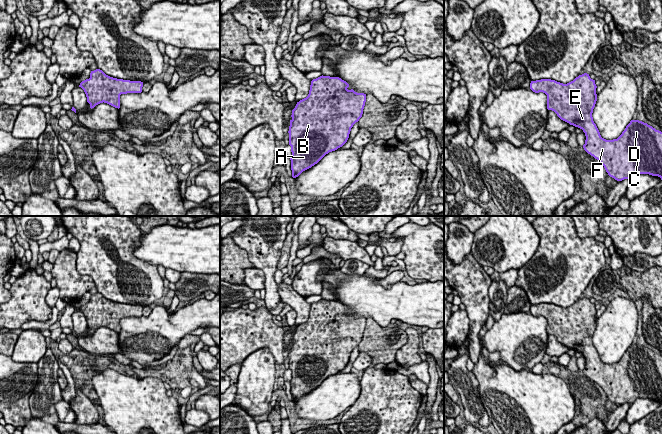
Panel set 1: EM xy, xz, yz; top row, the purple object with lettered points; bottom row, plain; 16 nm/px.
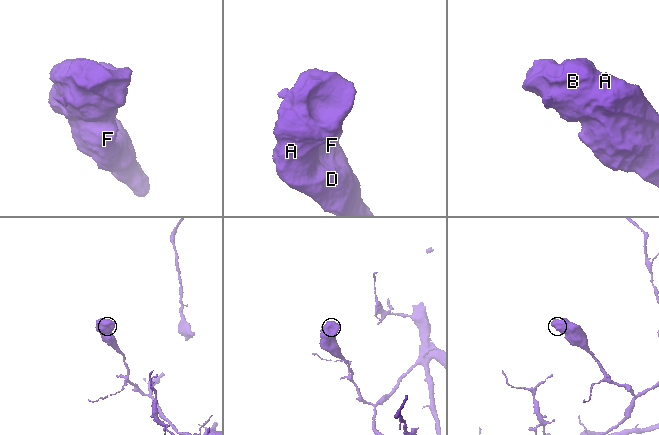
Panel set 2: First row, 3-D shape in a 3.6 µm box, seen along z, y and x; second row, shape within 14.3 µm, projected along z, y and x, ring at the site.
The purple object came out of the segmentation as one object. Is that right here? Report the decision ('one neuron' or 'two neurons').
one neuron

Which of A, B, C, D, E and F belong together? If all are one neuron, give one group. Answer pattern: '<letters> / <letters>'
A B C D E F

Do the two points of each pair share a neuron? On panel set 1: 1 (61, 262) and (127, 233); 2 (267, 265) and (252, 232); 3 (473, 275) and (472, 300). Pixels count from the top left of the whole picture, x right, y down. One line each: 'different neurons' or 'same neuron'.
1: different neurons
2: same neuron
3: same neuron

